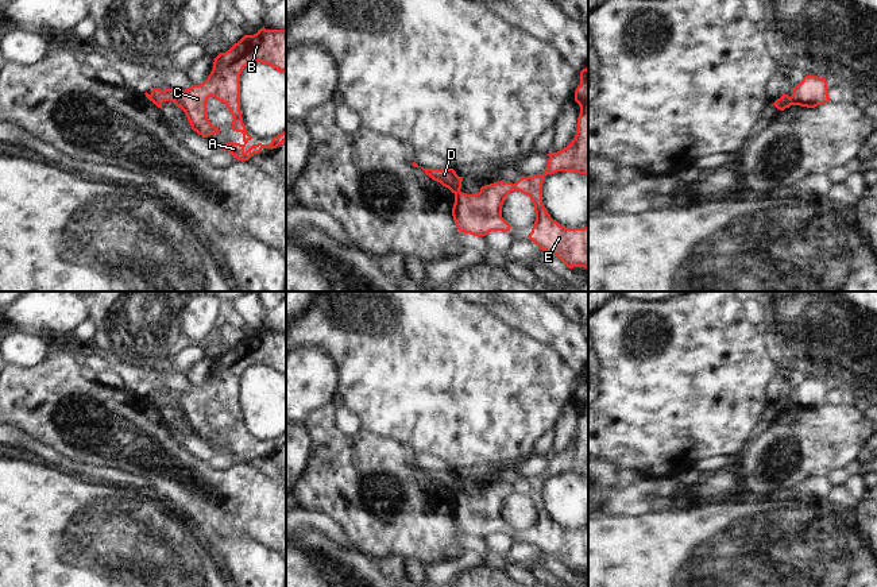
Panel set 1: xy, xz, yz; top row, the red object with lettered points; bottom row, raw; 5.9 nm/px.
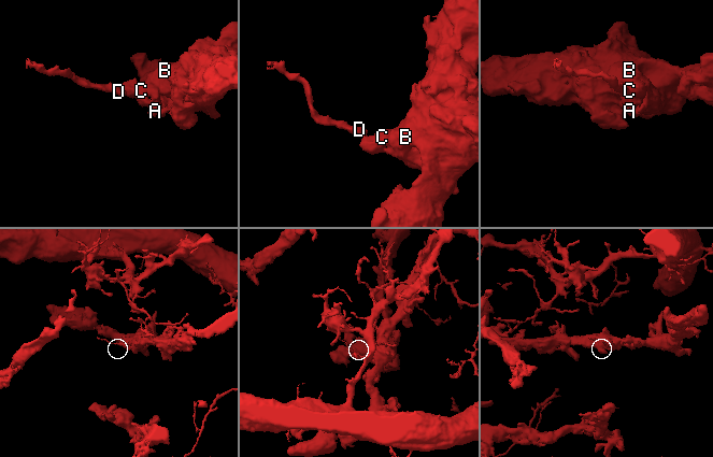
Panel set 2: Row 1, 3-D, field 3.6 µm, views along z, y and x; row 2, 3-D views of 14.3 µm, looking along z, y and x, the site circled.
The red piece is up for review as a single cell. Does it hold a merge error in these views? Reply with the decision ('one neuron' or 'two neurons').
two neurons

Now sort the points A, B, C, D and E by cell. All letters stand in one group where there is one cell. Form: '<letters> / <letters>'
A B C E / D

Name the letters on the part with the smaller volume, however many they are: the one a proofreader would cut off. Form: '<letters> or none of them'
D

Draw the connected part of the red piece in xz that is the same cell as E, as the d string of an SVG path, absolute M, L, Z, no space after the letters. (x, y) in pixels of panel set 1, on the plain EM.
M588 368L580 374L580 387L575 393L575 403L580 409L575 441L563 452L548 456L549 462L544 476L522 479L515 486L498 483L482 488L476 497L455 495L452 518L460 534L474 538L486 538L491 533L510 533L511 528L502 520L502 507L509 495L518 493L529 498L534 507L536 524L528 540L537 547L540 552L553 555L567 569L588 571L588 528L584 530L565 530L550 520L542 506L542 486L546 476L576 474L588 478Z

